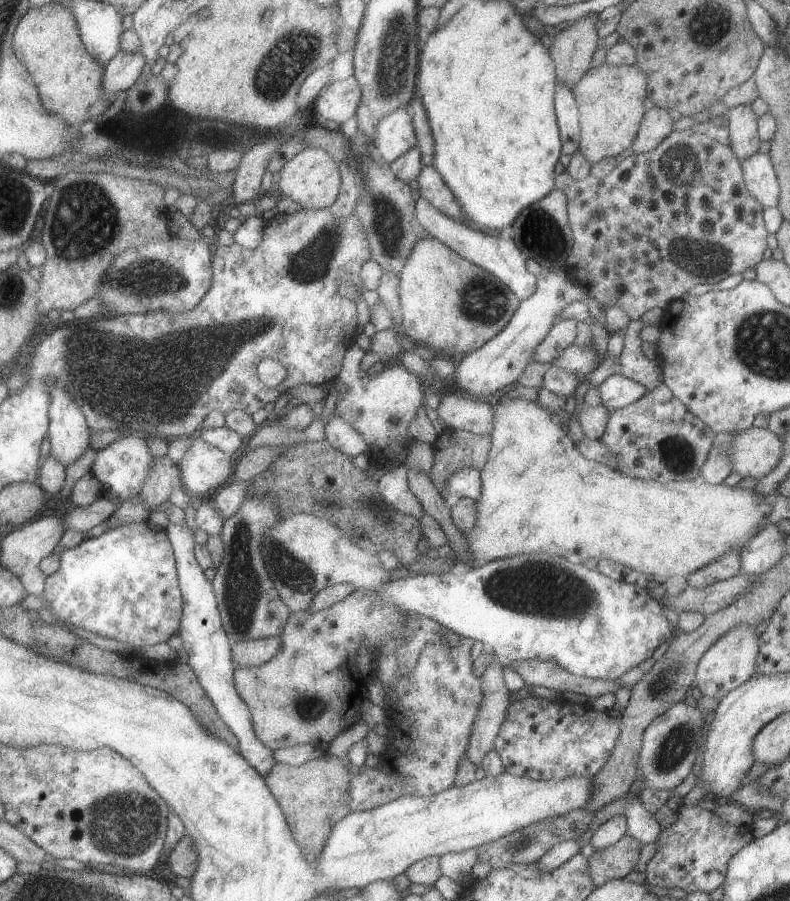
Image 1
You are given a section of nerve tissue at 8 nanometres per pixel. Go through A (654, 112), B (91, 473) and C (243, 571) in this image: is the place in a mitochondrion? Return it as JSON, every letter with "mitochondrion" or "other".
{"A":"other","B":"other","C":"mitochondrion"}

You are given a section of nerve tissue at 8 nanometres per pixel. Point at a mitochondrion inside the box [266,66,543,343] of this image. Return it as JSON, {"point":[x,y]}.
{"point":[307,267]}

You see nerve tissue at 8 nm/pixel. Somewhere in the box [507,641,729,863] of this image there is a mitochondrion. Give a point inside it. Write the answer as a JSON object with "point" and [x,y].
{"point":[673,750]}

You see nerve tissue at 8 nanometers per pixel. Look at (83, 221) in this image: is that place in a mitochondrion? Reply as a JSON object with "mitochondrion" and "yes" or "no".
{"mitochondrion":"yes"}

